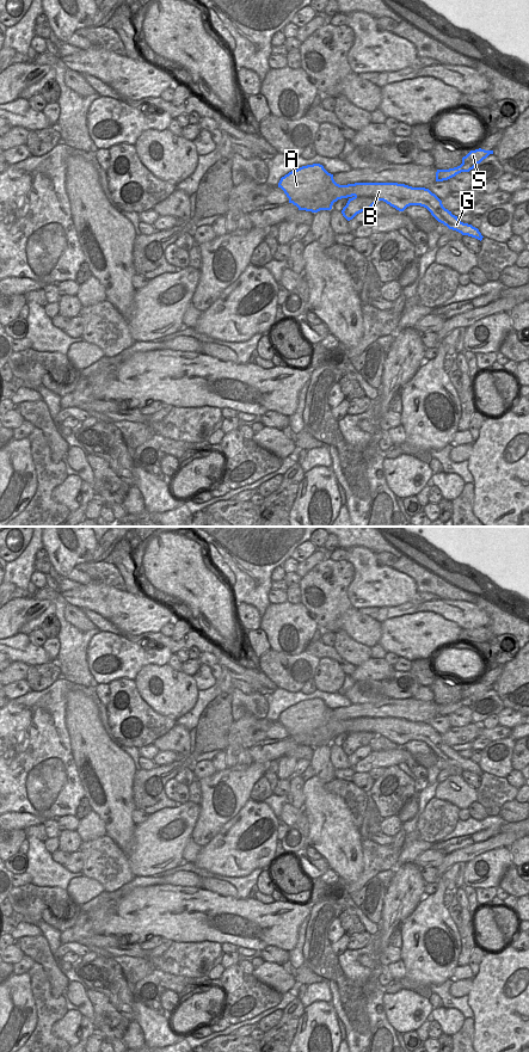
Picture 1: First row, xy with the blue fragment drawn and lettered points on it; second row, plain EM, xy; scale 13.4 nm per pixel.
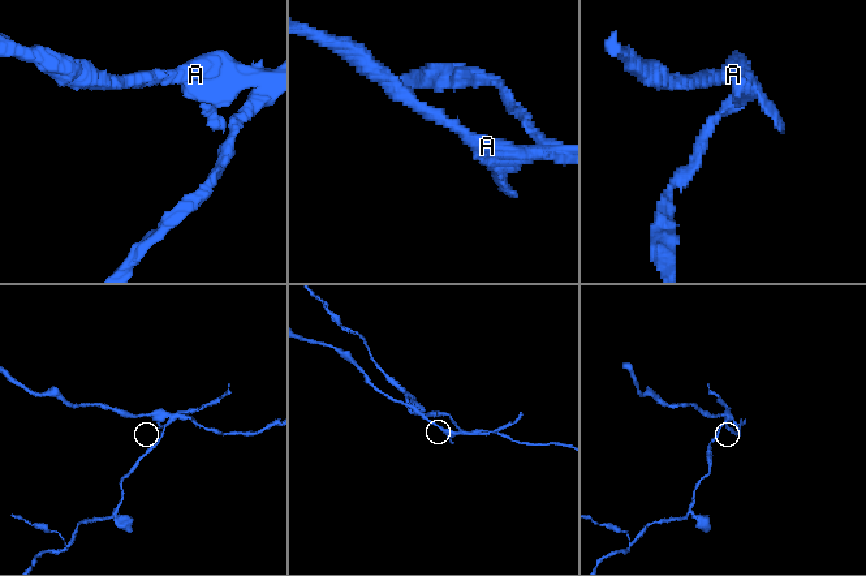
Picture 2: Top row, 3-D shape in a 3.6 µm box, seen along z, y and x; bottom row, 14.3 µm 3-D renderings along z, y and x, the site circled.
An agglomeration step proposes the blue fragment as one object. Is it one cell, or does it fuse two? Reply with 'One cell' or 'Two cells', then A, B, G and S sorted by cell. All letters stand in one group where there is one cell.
Two cells. Groups: A B G / S.

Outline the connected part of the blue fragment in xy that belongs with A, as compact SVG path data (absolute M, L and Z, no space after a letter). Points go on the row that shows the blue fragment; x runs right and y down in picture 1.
M313 164L302 166L289 172L278 183L289 203L299 210L318 213L331 210L334 202L347 197L375 197L383 201L399 211L410 205L426 208L431 215L449 229L462 235L482 240L478 228L461 222L457 216L445 209L442 201L425 187L412 187L398 183L355 183L339 185L334 182L333 174L328 173L322 165Z

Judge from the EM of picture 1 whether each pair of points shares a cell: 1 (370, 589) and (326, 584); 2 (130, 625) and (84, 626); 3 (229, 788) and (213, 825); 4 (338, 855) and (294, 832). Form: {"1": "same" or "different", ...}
{"1": "different", "2": "different", "3": "same", "4": "different"}

